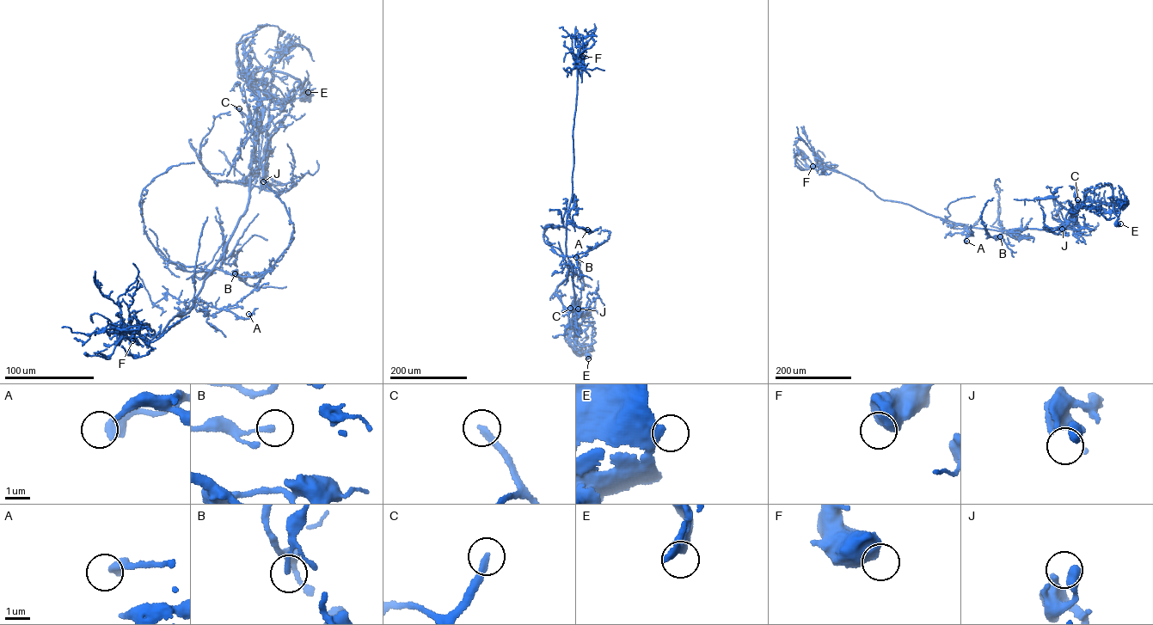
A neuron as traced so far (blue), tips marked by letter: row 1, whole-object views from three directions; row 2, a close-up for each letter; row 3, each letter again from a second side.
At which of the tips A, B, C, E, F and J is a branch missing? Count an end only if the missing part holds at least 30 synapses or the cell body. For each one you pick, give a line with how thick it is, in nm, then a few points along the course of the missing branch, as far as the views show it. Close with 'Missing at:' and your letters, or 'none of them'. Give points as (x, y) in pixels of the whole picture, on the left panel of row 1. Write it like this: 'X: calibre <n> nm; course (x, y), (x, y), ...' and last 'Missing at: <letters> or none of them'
Missing at: none of them

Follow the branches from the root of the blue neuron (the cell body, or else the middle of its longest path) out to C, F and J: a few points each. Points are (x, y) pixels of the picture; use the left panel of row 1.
C: (306, 98), (300, 81), (272, 70), (263, 74), (255, 89), (262, 110), (259, 121), (251, 120), (239, 108)
F: (306, 98), (300, 81), (263, 74), (245, 211), (192, 309), (158, 339), (149, 324), (131, 326), (132, 340)
J: (306, 98), (288, 74), (262, 76), (249, 191), (263, 181)

